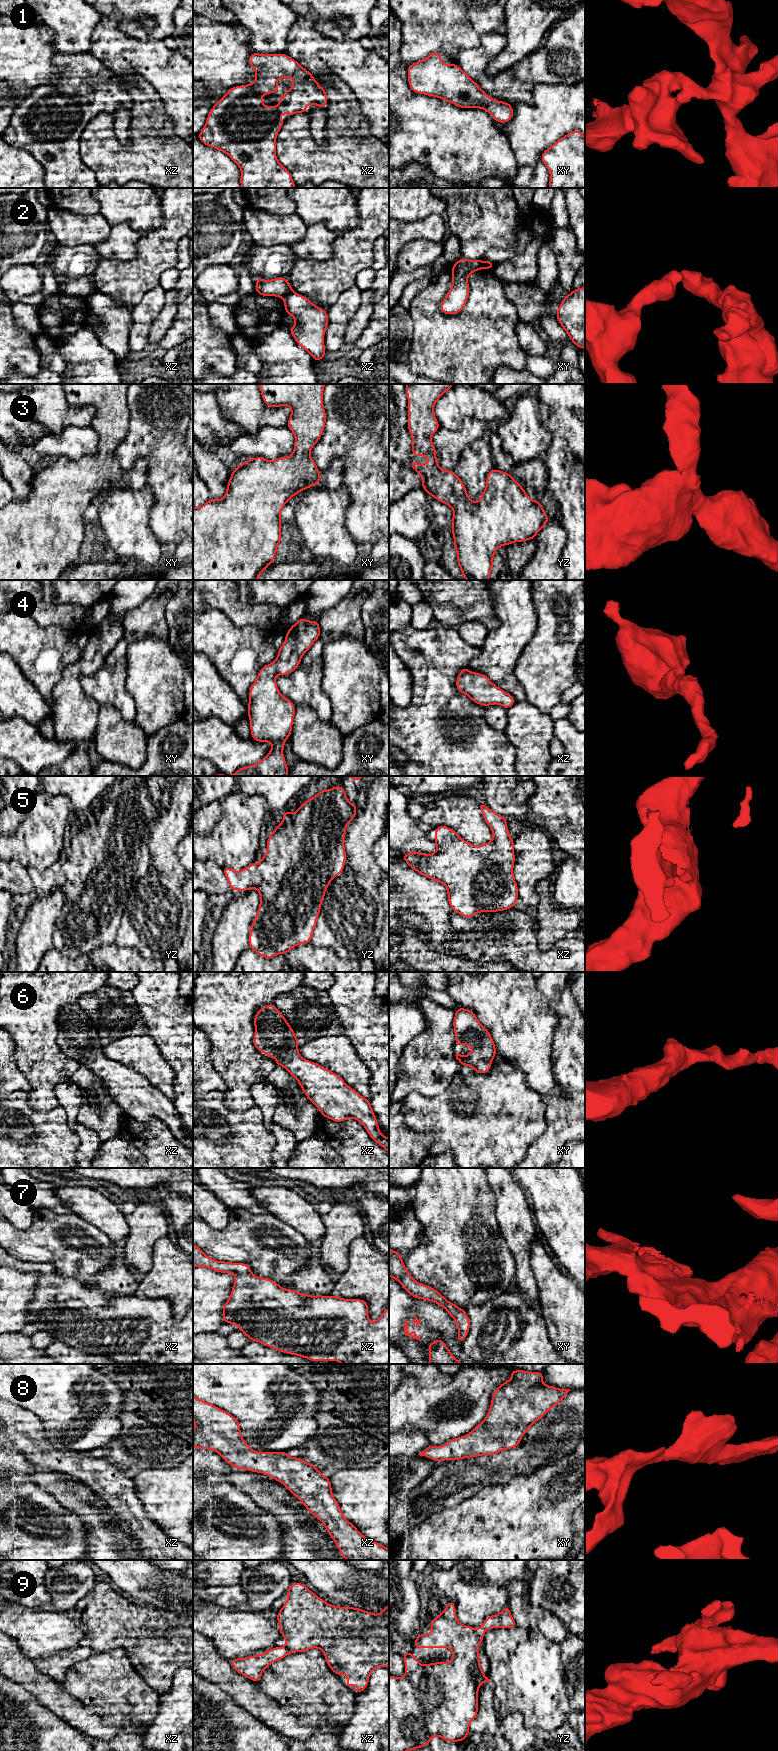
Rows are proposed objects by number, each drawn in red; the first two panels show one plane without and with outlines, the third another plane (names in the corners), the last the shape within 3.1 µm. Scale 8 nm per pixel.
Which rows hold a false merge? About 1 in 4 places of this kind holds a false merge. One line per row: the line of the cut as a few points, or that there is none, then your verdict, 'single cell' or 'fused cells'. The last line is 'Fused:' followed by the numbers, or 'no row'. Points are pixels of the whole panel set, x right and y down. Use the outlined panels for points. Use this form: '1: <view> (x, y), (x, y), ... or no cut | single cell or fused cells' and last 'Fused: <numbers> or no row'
1: no cut | single cell
2: xz (291, 290), (282, 297) | fused cells
3: no cut | single cell
4: no cut | single cell
5: no cut | single cell
6: no cut | single cell
7: no cut | single cell
8: no cut | single cell
9: yz (475, 1629), (482, 1638) | fused cells
Fused: 2, 9

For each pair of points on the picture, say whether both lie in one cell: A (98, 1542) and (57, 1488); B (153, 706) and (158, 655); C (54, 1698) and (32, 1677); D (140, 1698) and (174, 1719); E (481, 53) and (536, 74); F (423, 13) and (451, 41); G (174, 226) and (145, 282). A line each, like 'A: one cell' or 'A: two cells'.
A: one cell
B: one cell
C: one cell
D: two cells
E: one cell
F: one cell
G: one cell

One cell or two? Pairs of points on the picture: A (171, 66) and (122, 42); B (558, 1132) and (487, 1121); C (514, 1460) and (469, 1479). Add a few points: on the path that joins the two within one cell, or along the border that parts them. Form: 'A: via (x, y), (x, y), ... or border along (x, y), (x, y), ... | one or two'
A: via (159, 66), (153, 61), (139, 59), (134, 54) | one
B: border along (545, 1106), (546, 1128), (529, 1147) | two
C: via (503, 1466), (498, 1469), (480, 1472) | one

